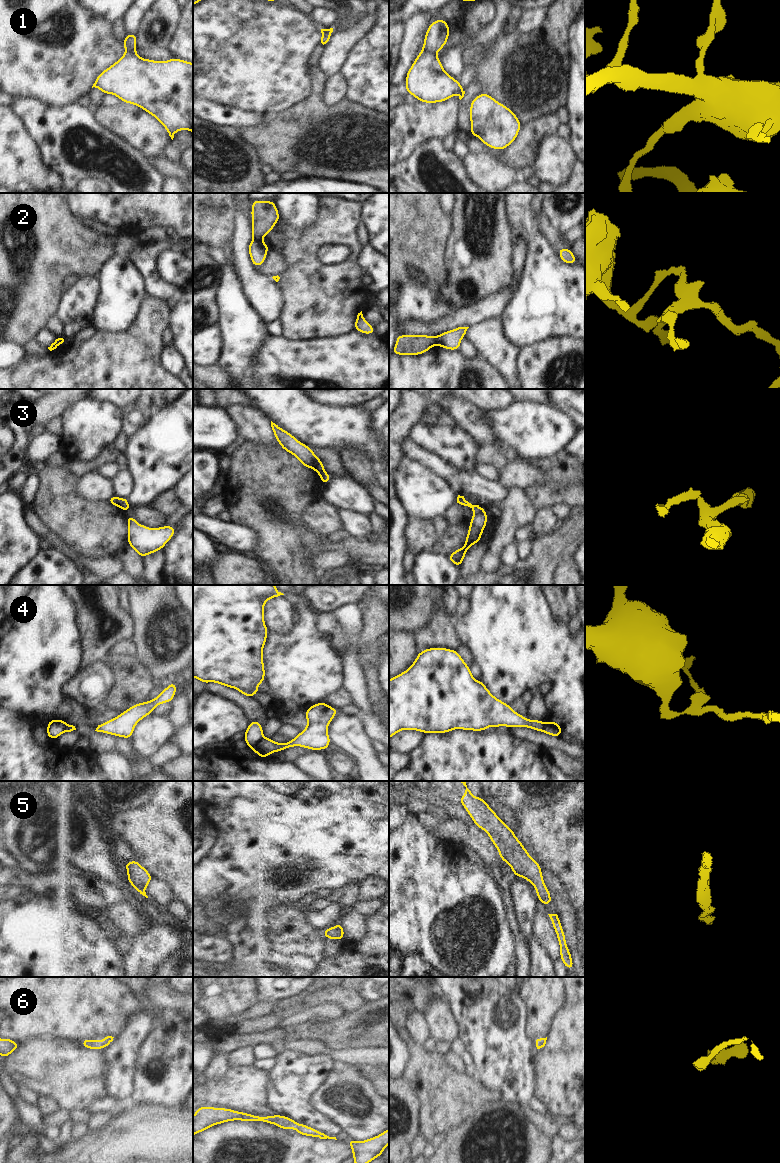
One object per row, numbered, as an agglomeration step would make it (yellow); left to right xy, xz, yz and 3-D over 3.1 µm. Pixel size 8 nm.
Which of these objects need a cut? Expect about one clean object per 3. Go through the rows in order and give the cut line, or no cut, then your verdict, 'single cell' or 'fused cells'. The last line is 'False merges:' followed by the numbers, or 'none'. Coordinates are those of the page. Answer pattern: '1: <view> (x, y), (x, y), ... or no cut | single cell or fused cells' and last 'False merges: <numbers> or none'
1: yz (422, 49), (435, 55) | fused cells
2: xz (253, 239), (261, 241) | fused cells
3: xz (324, 471), (320, 475) | fused cells
4: xz (264, 737), (249, 747) | fused cells
5: no cut | single cell
6: no cut | single cell
False merges: 1, 2, 3, 4

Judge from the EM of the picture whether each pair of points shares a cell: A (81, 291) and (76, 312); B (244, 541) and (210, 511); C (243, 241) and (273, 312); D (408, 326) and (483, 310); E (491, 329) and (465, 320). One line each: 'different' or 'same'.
A: same
B: different
C: same
D: same
E: different

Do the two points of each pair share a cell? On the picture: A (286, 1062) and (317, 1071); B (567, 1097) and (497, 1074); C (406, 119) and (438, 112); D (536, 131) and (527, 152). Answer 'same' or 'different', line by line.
A: same
B: different
C: same
D: same

